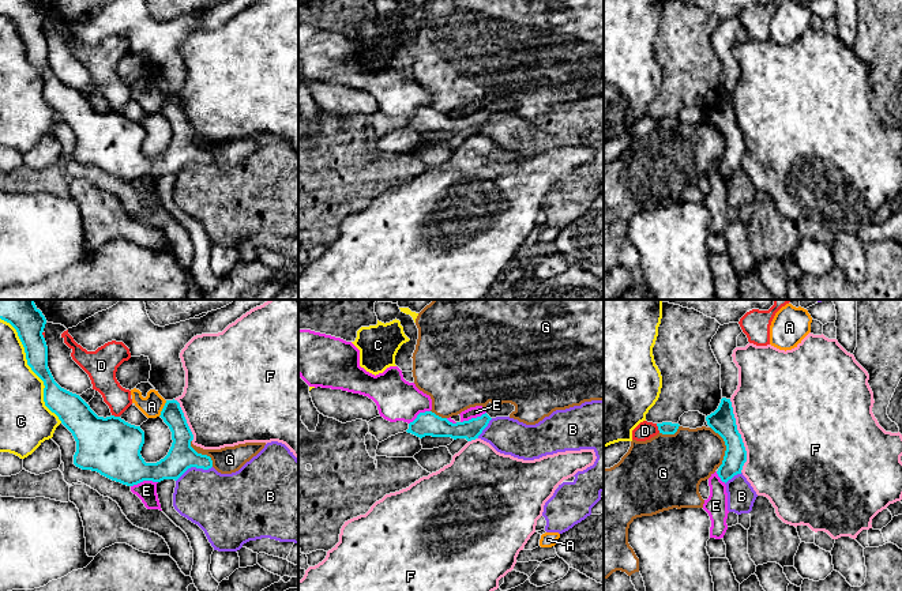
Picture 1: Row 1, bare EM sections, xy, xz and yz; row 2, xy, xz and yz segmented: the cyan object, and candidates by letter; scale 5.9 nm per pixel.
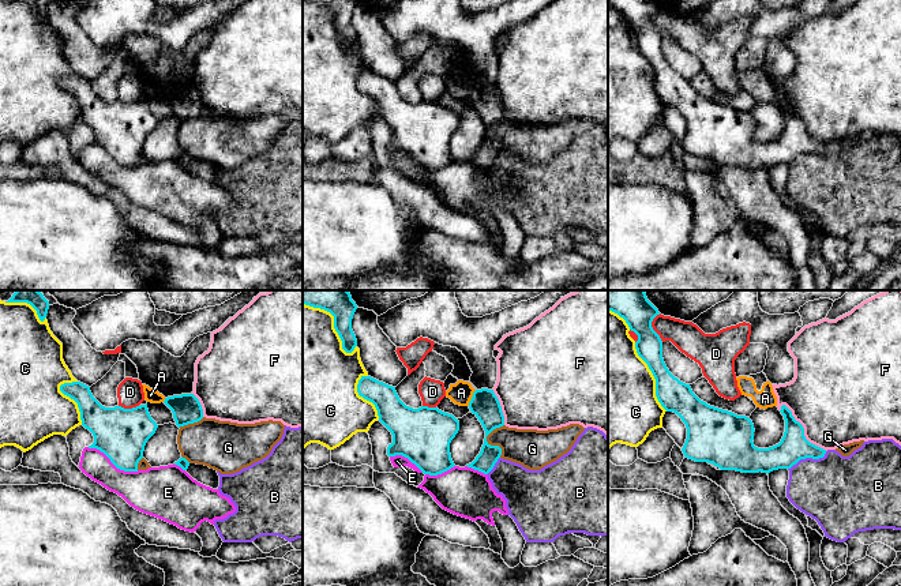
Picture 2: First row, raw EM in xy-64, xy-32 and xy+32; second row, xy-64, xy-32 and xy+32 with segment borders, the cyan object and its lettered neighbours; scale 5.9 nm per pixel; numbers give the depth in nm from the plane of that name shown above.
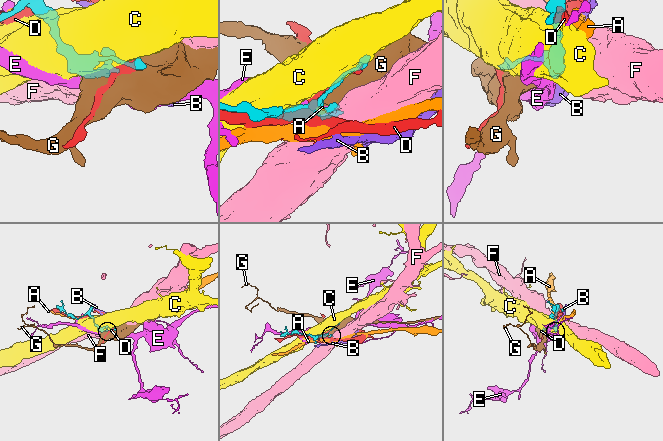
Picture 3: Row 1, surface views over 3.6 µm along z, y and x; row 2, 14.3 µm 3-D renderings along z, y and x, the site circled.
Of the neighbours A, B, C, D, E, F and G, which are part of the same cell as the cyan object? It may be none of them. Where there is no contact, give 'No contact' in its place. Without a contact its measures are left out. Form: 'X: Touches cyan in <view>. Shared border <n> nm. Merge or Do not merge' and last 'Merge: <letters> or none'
A: Touches cyan in xy. Shared border 110 nm. Do not merge
B: Touches cyan in xy. Shared border 240 nm. Do not merge
C: Touches cyan in xy. Shared border 700 nm. Do not merge
D: Touches cyan in yz. Shared border 60 nm. Do not merge
E: Touches cyan in xy. Shared border 160 nm. Do not merge
F: Touches cyan in yz. Shared border 440 nm. Do not merge
G: Touches cyan in yz. Shared border 240 nm. Do not merge
Merge: none

